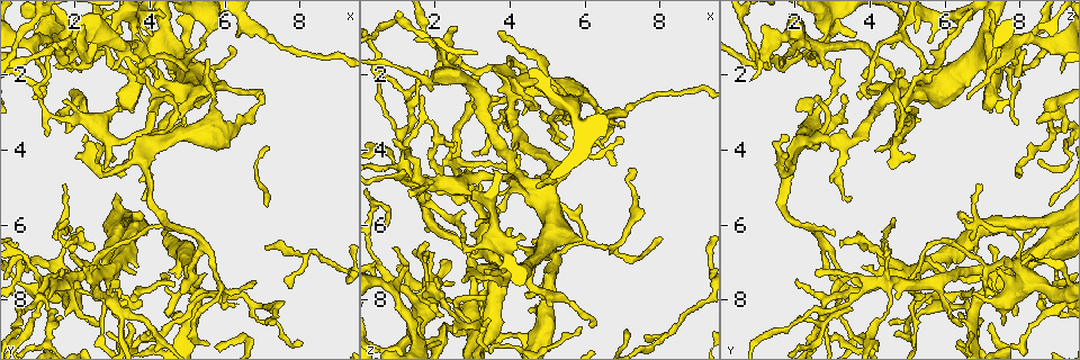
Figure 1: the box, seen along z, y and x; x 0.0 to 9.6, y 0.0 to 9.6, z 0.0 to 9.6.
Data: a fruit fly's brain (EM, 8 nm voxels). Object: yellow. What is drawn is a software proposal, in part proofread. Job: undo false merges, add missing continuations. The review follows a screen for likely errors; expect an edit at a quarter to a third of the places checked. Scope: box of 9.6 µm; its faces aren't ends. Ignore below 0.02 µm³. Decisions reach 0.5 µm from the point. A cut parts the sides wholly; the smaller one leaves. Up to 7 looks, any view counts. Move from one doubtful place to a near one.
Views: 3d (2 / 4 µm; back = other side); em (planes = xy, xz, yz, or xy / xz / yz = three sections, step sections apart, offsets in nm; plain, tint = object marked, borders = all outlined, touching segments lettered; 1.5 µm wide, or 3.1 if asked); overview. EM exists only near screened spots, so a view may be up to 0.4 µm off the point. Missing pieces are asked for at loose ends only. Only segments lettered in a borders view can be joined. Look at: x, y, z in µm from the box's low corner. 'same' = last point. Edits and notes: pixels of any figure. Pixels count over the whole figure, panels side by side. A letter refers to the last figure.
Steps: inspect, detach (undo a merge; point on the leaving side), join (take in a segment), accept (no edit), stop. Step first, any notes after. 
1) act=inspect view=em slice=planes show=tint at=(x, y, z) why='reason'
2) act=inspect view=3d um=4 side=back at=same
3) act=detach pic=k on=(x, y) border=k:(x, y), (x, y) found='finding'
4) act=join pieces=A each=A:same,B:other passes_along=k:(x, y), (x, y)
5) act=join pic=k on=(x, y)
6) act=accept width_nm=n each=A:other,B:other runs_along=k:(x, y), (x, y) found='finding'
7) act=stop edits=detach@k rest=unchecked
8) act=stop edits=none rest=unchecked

act=inspect view=em slice=xy step=8 show=borders at=(7.25, 8.55, 4.50) why='tapers out'

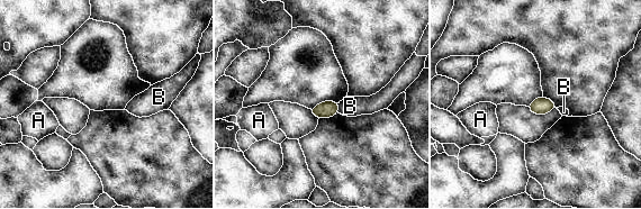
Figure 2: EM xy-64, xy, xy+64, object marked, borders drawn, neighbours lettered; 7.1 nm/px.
act=accept each=A:other,B:other border=2:(340, 102), (339, 112) found='no lettered segment goes on from it'

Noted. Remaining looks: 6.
act=inspect view=em um=3.1 slice=planes show=plain at=(5.20, 7.65, 3.80) why='free end'

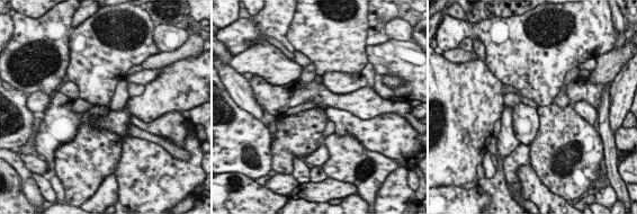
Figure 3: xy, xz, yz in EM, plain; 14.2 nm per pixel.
act=inspect view=em um=3.1 slice=planes show=borders at=same why='what lies round it'

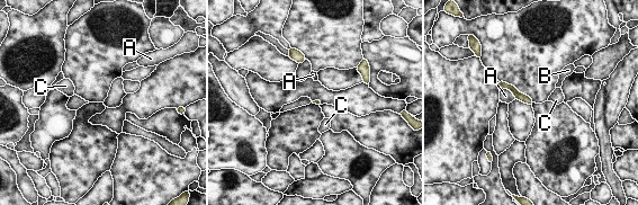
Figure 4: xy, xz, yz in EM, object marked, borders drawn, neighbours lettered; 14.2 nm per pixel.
act=accept each=A:other,B:other,C:other found='no lettered segment goes on from it'

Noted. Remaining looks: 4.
act=inspect view=em slice=xz step=4 show=tint at=(3.15, 8.15, 9.15) why='branch point'

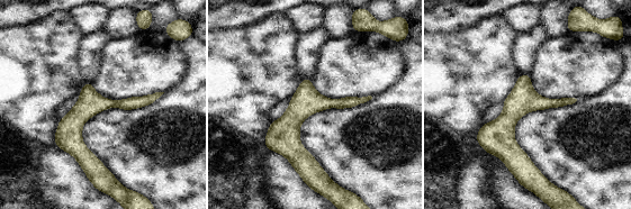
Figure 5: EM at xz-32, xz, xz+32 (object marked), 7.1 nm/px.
act=inspect view=em slice=planes show=borders at=same why='another direction'

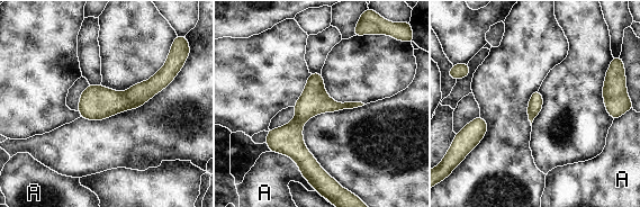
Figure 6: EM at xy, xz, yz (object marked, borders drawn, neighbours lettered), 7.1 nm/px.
act=accept each=A:other runs_along=6:(313, 75), (296, 150), (316, 176) found='one cell here'

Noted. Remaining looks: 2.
act=stop edits=none rest=unchecked

